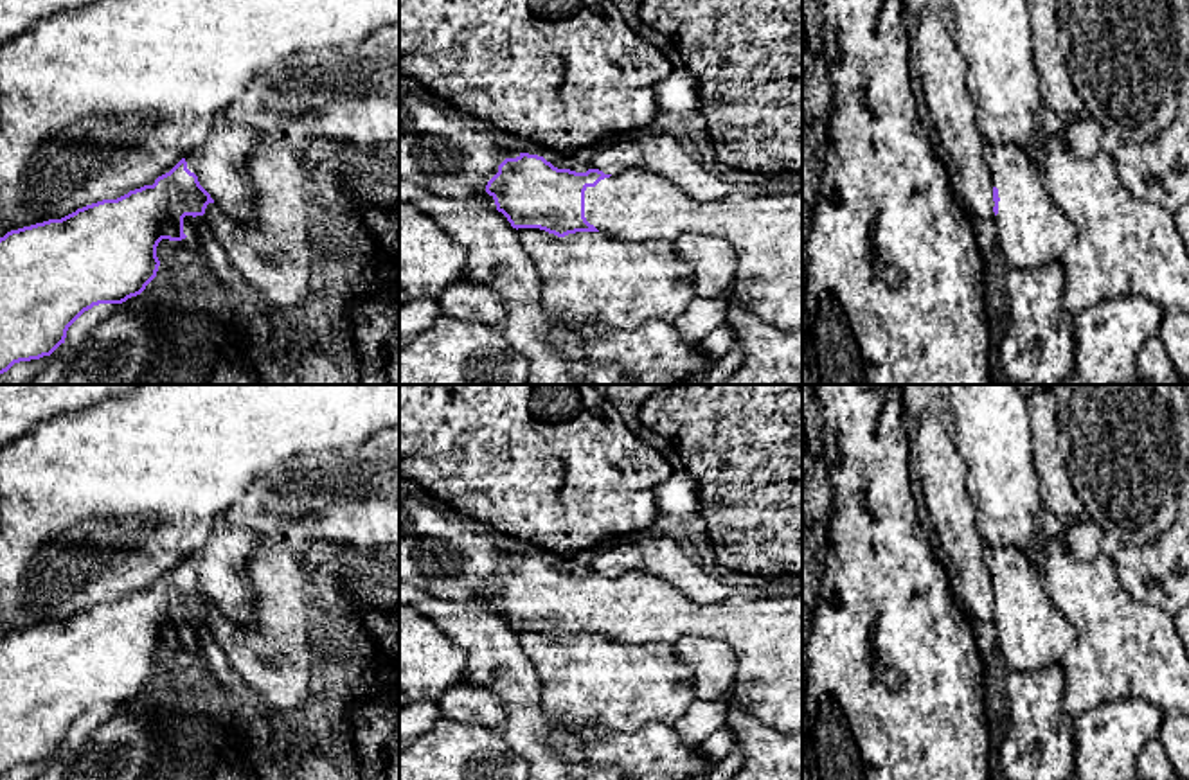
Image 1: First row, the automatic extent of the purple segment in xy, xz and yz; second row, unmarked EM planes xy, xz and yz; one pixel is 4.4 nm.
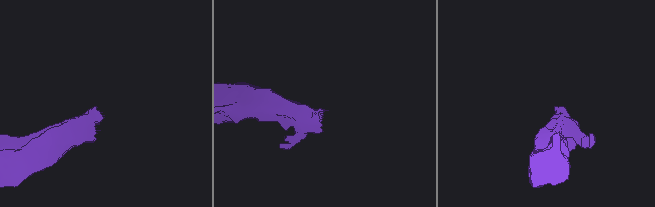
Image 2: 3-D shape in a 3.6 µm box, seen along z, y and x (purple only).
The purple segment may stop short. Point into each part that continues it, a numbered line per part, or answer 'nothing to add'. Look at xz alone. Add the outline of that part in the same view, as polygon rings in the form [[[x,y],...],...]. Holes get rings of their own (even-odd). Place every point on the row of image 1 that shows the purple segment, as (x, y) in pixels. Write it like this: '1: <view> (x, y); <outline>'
1: xz (637, 205); [[[631,167],[586,187],[585,217],[601,234],[626,243],[676,243],[689,232],[727,239],[738,255],[730,300],[777,329],[802,329],[802,192],[696,201],[667,178]]]

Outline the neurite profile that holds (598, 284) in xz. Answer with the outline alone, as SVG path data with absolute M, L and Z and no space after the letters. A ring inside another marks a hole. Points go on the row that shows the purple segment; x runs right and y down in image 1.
M518 228L518 235L541 275L543 307L585 338L630 331L649 320L676 324L694 298L693 266L678 255L675 243L626 243L601 232L558 237L540 228Z

